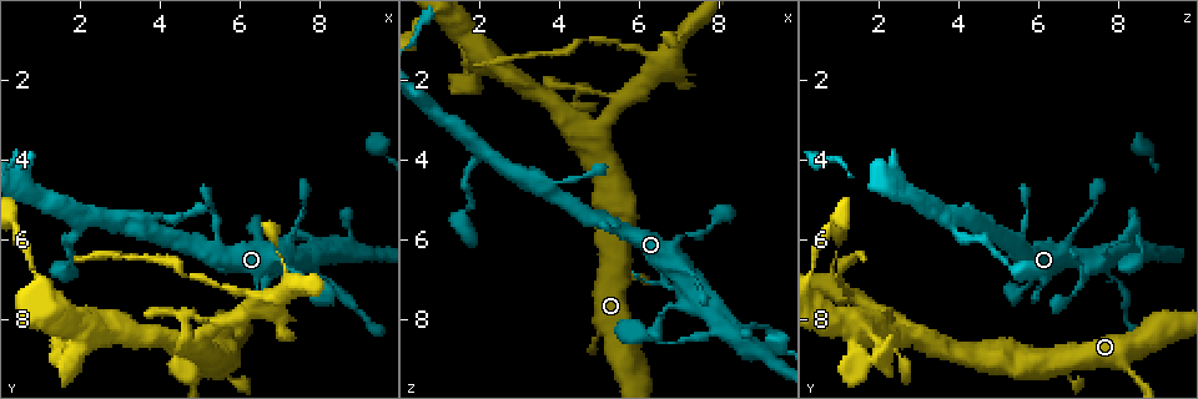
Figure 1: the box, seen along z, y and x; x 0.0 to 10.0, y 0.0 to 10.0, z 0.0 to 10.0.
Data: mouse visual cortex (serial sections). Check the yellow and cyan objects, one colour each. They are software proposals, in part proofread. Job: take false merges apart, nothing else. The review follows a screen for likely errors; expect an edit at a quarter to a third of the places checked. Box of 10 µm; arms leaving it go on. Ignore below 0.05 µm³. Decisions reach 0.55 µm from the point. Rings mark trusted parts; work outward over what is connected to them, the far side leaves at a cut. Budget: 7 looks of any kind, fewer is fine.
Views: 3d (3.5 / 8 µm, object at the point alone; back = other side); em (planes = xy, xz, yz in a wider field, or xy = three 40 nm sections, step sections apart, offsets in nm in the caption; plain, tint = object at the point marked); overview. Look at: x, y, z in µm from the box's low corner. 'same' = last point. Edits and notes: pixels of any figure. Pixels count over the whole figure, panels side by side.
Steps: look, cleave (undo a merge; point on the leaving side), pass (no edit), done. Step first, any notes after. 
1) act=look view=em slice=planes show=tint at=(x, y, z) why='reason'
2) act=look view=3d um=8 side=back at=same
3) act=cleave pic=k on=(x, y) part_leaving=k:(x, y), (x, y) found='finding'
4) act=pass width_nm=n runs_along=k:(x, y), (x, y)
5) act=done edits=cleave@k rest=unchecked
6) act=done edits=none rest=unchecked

act=look view=3d um=8 at=(7.25, 6.80, 5.90) why='sudden change in width'

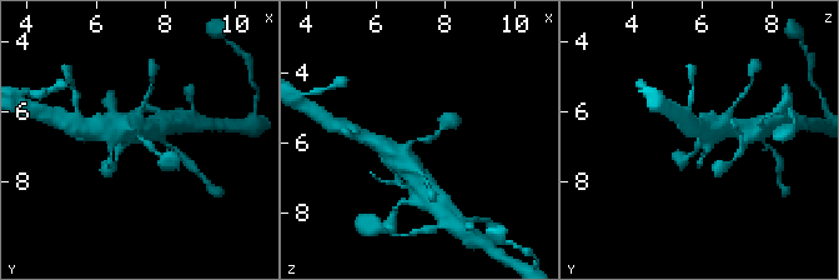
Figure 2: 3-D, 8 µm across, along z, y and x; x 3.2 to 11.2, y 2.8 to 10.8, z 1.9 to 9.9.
act=look view=3d um=3.5 at=same why='zoom in'

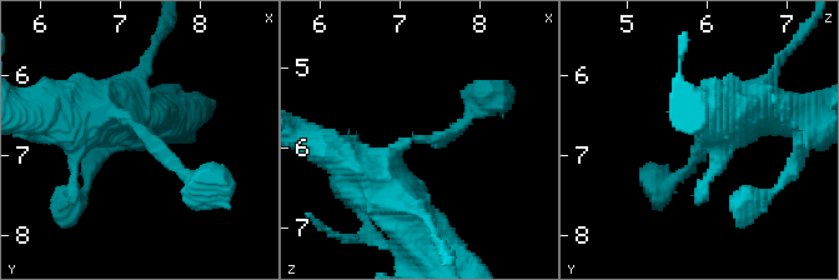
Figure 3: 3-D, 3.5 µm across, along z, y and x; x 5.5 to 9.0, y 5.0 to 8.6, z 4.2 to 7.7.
act=pass arm_widths_nm=150,500 runs_along=3:(64, 116), (122, 116), (199, 185) found='all the same cell'

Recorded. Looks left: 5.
act=look view=3d um=8 at=(5.60, 8.10, 2.60)

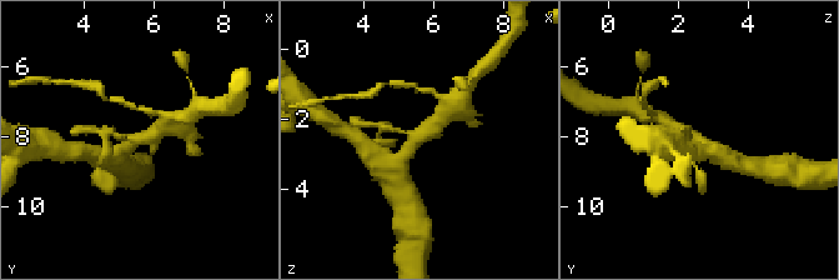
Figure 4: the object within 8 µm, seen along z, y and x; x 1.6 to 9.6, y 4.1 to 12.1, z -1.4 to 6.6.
act=look view=em slice=xy step=3 show=tint at=same

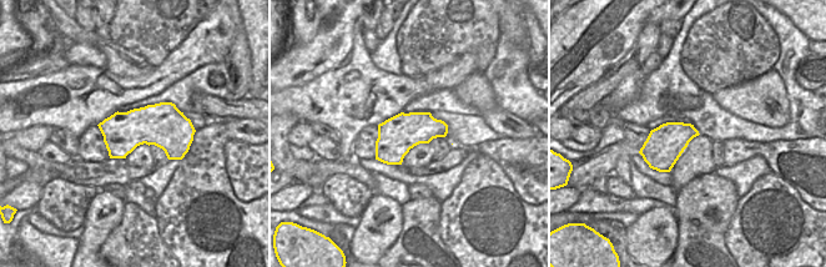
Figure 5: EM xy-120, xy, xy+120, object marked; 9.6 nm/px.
act=pass arms=3 arm_widths_nm=150,400,450 runs_along=4:(398, 164), (413, 140), (446, 114) found='all the same cell'

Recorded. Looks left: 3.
act=look view=3d um=3.5 at=(4.65, 6.90, 0.95) why='a narrow waist'

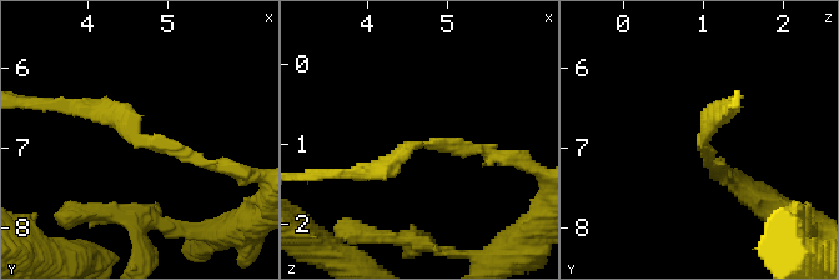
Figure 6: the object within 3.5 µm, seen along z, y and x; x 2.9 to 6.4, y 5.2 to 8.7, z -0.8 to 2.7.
act=look view=em slice=xy step=5 show=tint at=(4.65, 6.95, 0.95)

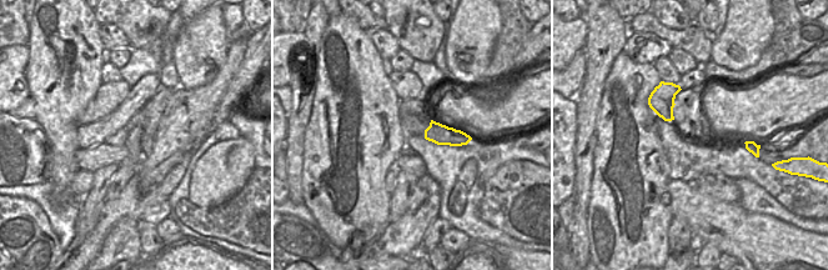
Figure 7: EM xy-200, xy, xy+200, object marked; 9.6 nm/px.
act=pass runs_along=6:(215, 165), (76, 108) found='continuous, no second cell'

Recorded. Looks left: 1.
act=done edits=none rest=unchecked

